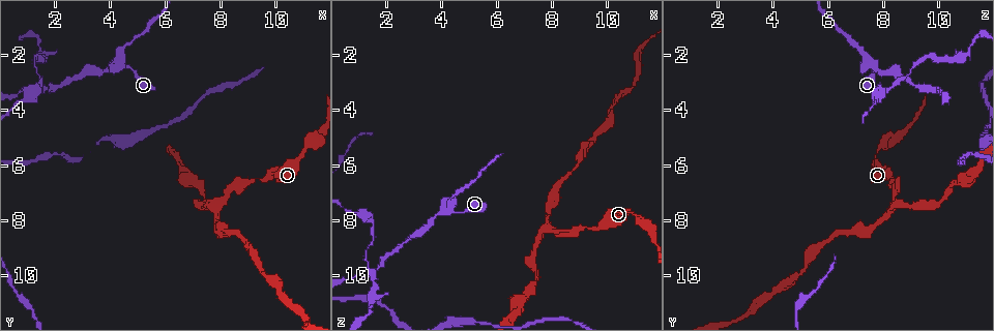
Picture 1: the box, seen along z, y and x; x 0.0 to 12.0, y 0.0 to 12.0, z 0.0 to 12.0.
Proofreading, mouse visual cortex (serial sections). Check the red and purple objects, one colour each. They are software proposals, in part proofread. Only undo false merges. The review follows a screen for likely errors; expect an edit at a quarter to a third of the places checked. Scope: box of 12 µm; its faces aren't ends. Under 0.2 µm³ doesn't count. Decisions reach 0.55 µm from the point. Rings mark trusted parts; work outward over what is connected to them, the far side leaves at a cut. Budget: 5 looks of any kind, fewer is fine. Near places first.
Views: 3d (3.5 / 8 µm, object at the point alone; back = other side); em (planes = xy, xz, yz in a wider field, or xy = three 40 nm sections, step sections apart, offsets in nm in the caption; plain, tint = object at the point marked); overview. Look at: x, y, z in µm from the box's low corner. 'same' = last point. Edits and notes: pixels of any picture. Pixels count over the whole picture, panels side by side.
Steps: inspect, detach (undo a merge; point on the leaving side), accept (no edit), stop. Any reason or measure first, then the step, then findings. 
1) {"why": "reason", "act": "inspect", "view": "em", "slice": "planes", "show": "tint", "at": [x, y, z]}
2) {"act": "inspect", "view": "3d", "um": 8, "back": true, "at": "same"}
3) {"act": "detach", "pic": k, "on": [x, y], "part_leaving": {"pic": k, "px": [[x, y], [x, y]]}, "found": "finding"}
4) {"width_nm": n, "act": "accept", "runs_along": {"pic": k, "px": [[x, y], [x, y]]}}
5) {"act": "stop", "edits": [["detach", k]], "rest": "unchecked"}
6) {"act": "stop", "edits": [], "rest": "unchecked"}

{"why": "a narrow waist", "act": "inspect", "view": "3d", "um": 8, "at": [4.3, 2.4, 7.7]}

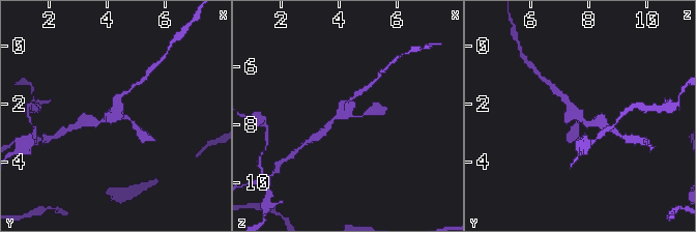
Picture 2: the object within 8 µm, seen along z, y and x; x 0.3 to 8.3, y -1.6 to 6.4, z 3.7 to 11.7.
{"act": "inspect", "view": "em", "slice": "xy", "step": 1, "show": "tint", "at": [4.3, 2.4, 7.7]}

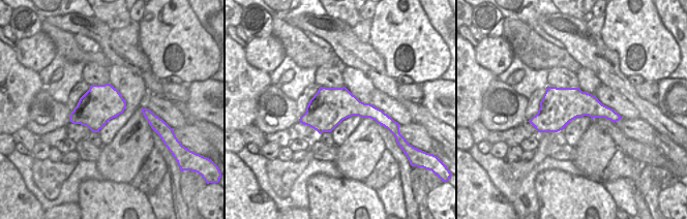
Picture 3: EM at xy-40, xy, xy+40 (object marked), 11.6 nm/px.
{"act": "accept", "runs_along": {"pic": 2, "px": [[371, 111], [358, 117], [338, 115], [325, 129]]}, "found": "continuous, no second cell"}

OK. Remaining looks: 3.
{"act": "inspect", "view": "3d", "um": 8, "back": true, "at": [7.9, 7.6, 8.2]}

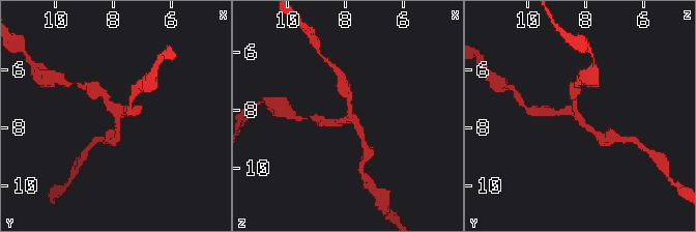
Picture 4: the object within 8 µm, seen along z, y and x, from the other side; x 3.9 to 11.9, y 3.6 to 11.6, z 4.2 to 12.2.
{"arms": 3, "arm_widths_nm": [200, 200, 200], "act": "inspect", "view": "em", "slice": "xy", "step": 2, "show": "tint", "at": [7.8, 7.5, 8.3]}

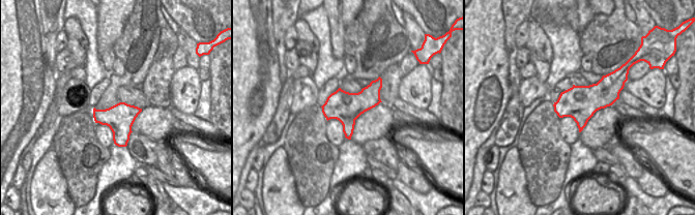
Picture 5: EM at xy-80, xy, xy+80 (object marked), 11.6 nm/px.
{"act": "accept", "runs_along": {"pic": 4, "px": [[572, 93], [580, 121], [597, 134]]}, "found": "continuous, no second cell"}

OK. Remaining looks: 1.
{"act": "stop", "edits": [], "rest": "unchecked"}

